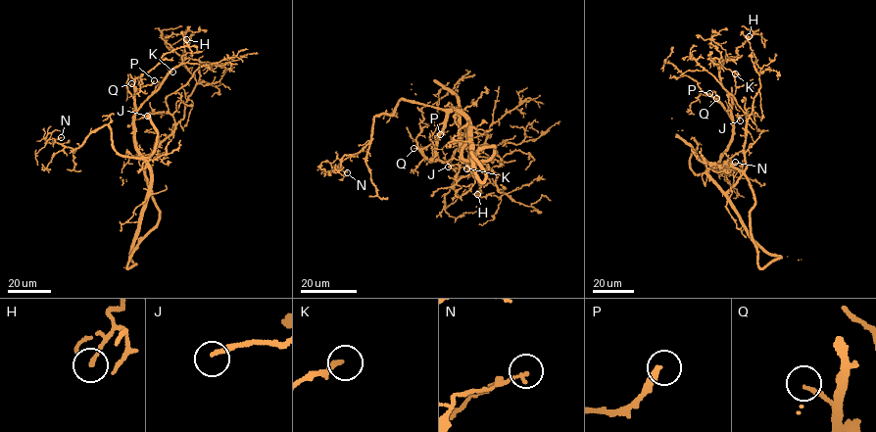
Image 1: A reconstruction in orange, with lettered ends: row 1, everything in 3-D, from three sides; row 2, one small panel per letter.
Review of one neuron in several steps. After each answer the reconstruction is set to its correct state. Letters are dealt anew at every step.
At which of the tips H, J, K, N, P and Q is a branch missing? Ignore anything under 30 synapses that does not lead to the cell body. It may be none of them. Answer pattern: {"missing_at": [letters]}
{"missing_at": ["K", "P", "Q"]}

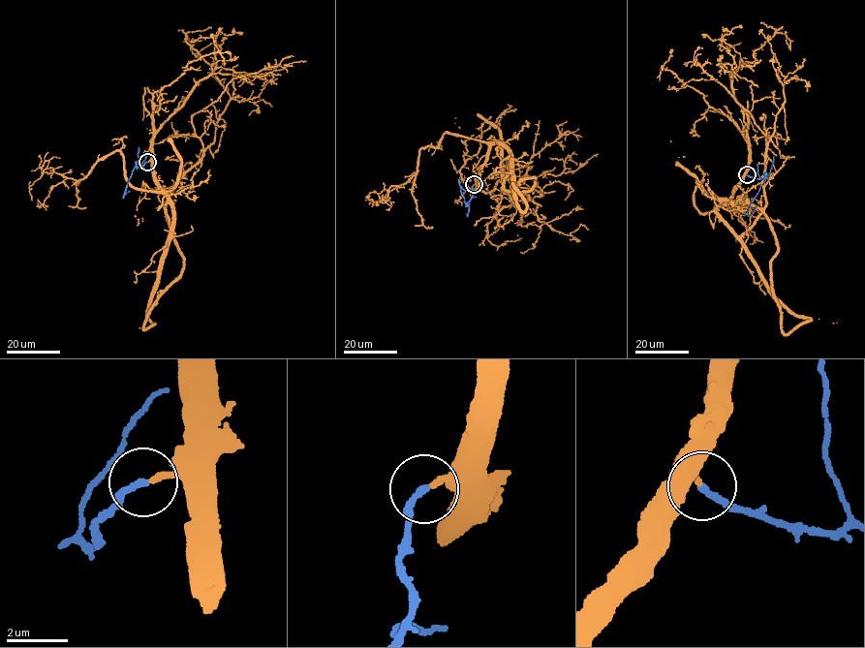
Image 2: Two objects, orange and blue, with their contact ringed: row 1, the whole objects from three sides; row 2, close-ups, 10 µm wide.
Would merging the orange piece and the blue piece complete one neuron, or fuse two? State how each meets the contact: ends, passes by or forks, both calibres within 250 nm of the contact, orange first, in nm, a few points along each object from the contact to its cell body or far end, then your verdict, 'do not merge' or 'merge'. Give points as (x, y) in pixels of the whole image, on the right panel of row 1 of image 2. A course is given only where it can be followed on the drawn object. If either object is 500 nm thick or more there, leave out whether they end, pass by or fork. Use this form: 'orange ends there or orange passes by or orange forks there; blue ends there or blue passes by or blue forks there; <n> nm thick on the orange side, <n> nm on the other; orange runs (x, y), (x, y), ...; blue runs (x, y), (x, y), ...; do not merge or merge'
orange ends there; blue ends there; 200 nm thick on the orange side, 240 nm on the other; orange runs (746, 174), (734, 193), (716, 207), (723, 200), (763, 208), (766, 139), (747, 110), (694, 63), (699, 46); blue runs (747, 174), (764, 179), (748, 208), (748, 216), (757, 205); merge

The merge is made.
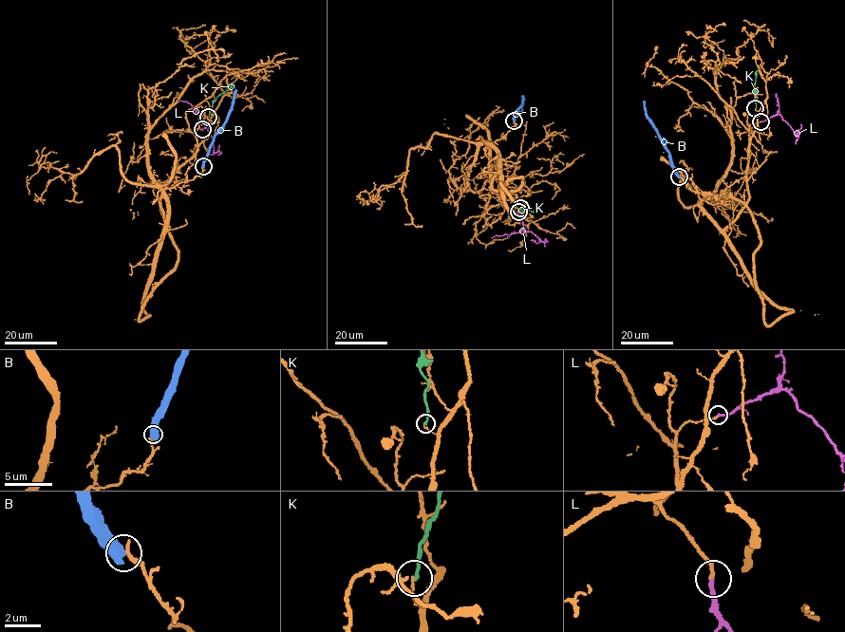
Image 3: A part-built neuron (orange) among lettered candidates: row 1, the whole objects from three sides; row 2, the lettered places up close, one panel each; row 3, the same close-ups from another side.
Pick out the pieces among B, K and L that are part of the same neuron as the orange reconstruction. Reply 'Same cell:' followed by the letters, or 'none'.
Same cell: none

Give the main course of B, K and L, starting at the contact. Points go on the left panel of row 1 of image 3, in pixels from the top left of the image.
B: (203, 166), (211, 142), (227, 119), (237, 89)
K: (208, 117), (213, 101), (234, 83)
L: (202, 129), (205, 127), (210, 134), (214, 148), (213, 153), (202, 159)

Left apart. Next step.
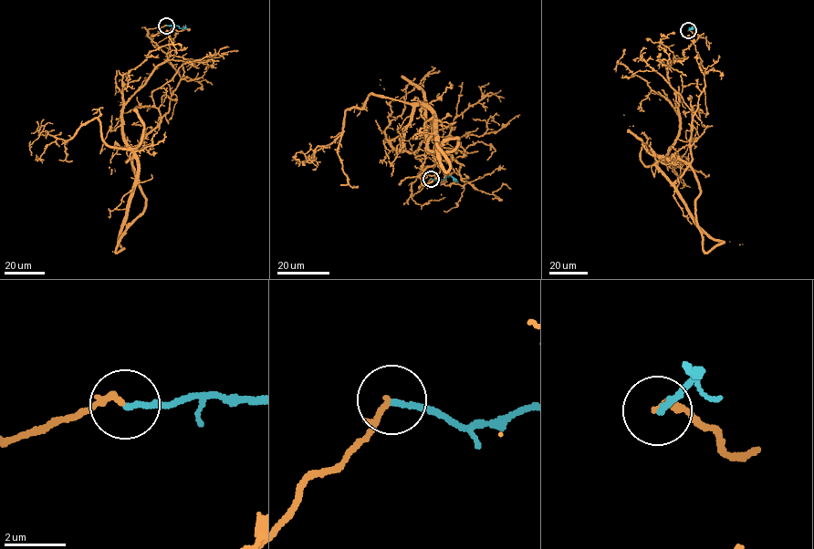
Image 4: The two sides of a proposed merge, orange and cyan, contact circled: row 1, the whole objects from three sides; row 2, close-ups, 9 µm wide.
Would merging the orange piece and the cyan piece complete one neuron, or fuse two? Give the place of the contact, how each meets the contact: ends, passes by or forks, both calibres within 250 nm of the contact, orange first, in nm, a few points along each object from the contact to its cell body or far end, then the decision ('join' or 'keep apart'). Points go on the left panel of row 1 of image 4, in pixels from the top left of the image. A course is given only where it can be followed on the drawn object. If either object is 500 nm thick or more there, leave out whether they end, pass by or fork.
at (166, 25); orange ends there; cyan ends there; 190 nm thick on the orange side, 190 nm on the other; orange runs (167, 25), (148, 36), (171, 53), (122, 112), (132, 158), (160, 119), (152, 92), (183, 64), (228, 46); cyan runs (167, 25), (185, 28); join

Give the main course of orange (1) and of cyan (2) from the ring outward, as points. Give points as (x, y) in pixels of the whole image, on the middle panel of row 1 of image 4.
1: (431, 179), (412, 194), (441, 151), (400, 151), (412, 109), (442, 160), (455, 118), (504, 98)
2: (431, 179), (440, 181), (452, 176), (457, 182)

